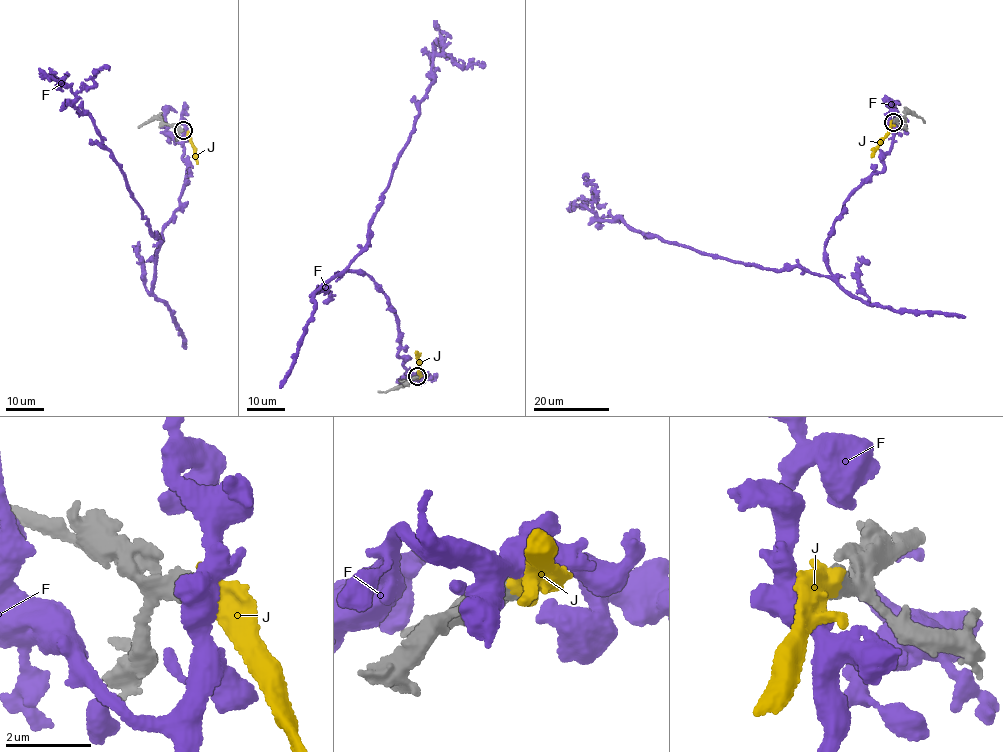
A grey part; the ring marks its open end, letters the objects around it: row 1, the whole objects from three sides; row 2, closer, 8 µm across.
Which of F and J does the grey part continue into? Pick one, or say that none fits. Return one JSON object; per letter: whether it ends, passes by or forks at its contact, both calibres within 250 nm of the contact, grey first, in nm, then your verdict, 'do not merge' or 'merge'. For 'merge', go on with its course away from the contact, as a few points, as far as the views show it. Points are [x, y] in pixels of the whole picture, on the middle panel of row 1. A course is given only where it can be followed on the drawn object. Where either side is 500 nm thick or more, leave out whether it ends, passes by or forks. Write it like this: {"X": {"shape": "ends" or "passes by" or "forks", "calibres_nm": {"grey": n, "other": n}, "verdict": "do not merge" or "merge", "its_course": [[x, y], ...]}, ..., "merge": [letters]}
{"F": {"shape": "ends", "calibres_nm": {"grey": 440, "other": 440}, "verdict": "do not merge"}, "J": {"shape": "ends", "calibres_nm": {"grey": 440, "other": 400}, "verdict": "merge", "its_course": [[417, 376], [416, 351]]}, "merge": ["J"]}

